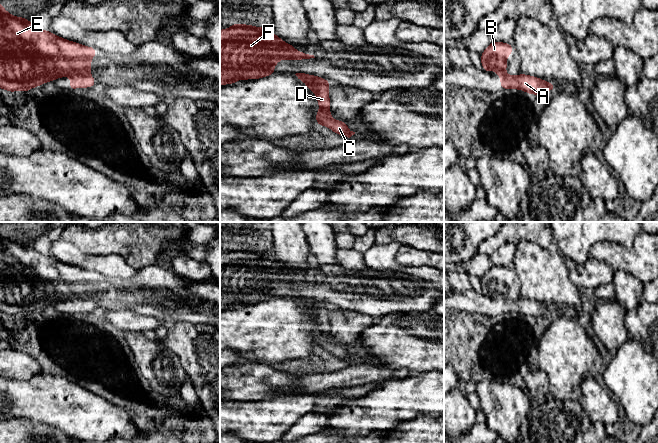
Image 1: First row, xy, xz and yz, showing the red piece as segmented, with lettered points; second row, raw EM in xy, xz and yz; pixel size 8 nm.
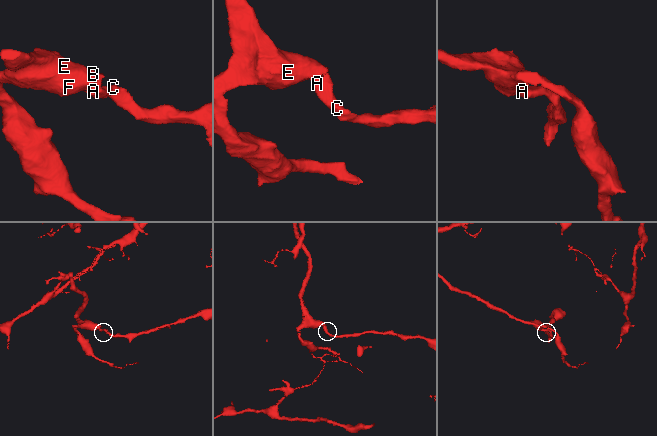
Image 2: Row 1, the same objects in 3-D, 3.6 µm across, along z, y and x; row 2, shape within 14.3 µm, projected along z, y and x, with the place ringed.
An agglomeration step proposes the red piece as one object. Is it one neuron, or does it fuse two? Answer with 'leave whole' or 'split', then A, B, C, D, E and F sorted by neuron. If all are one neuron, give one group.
split; groups A C D / B E F

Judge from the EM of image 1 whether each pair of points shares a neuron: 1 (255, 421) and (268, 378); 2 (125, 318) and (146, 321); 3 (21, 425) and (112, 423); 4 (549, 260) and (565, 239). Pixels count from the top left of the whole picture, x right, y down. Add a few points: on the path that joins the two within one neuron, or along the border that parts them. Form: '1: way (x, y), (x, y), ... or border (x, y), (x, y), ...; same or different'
1: border (282, 395), (258, 401), (237, 400); different
2: way (130, 320), (141, 321); same
3: border (10, 417), (26, 417), (32, 424); different
4: border (554, 246), (563, 257); different

